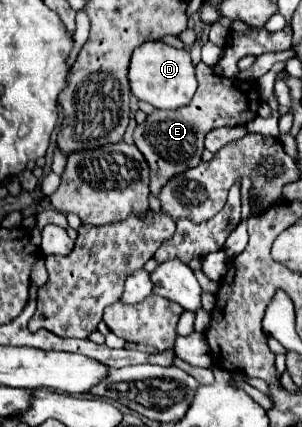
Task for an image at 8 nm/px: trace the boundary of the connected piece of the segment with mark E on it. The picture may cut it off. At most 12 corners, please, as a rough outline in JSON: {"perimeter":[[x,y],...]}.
{"perimeter":[[198,63],[190,105],[136,125],[150,191],[200,163],[204,135],[256,117],[250,79]]}

